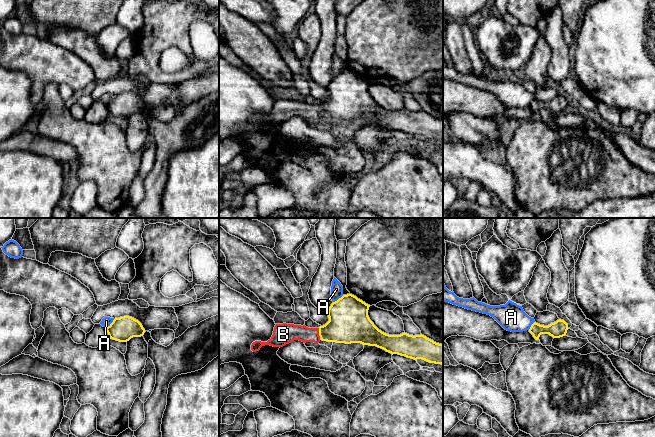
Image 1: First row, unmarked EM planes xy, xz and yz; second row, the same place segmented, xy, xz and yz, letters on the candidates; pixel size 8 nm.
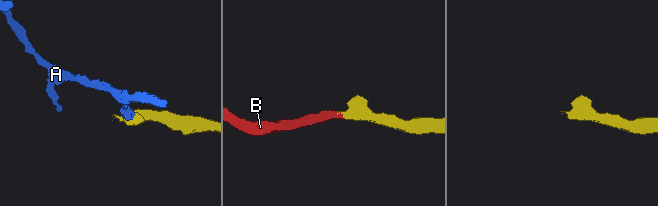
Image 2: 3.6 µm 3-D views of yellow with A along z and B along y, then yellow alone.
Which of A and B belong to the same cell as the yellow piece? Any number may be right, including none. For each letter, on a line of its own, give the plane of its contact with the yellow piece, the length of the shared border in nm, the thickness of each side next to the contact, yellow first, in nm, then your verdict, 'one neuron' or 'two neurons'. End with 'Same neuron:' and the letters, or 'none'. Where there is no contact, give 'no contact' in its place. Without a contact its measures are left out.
A: contact in xy; length 100 nm; calibres 200 and 70 nm; two neurons
B: contact in xz; length 100 nm; calibres 320 and 150 nm; one neuron
Same neuron: B

